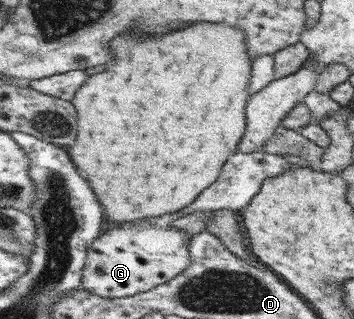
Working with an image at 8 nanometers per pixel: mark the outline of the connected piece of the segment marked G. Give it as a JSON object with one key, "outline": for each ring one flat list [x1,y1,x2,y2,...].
{"outline":[[126,223,124,225,111,225,99,239,89,245,87,260,83,268,84,290,100,297,120,298,147,292,149,289,166,283,175,275,186,269,189,264,188,244,190,237,183,229,176,229,171,225,157,227,156,225,137,225]]}

